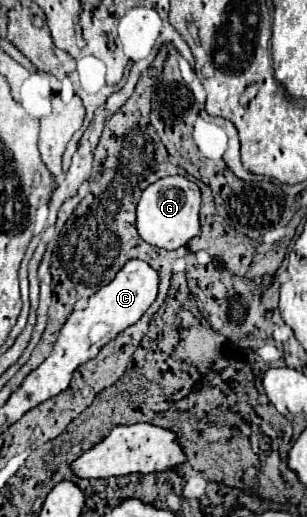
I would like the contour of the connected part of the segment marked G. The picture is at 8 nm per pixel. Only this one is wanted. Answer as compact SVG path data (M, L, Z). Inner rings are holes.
M182 175L158 179L156 183L148 185L142 191L142 197L138 201L138 207L136 207L138 235L154 247L168 249L168 251L178 249L186 245L200 231L198 209L200 209L200 189L196 183L188 181Z

